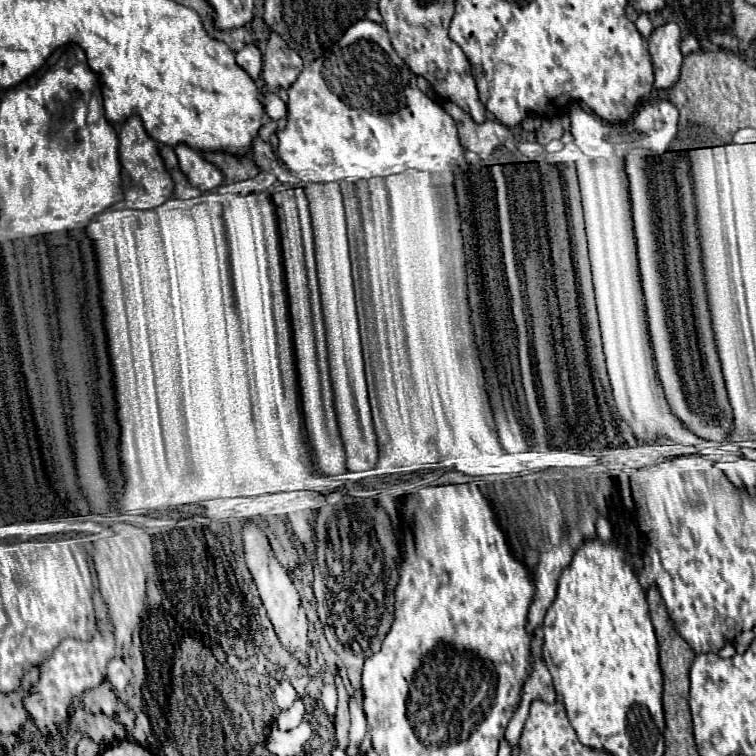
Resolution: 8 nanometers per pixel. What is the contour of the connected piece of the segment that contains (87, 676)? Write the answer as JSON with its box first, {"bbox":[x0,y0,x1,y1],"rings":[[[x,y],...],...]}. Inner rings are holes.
{"bbox":[25,626,115,736],"rings":[[[101,626],[97,632],[105,632],[103,636],[97,636],[89,642],[65,638],[53,652],[49,660],[41,664],[41,678],[37,686],[33,686],[27,696],[25,696],[25,708],[29,710],[31,718],[37,720],[39,730],[49,736],[55,730],[59,730],[69,712],[71,712],[71,702],[87,688],[95,688],[105,680],[105,666],[113,658],[115,652],[115,640],[111,626]]]}

